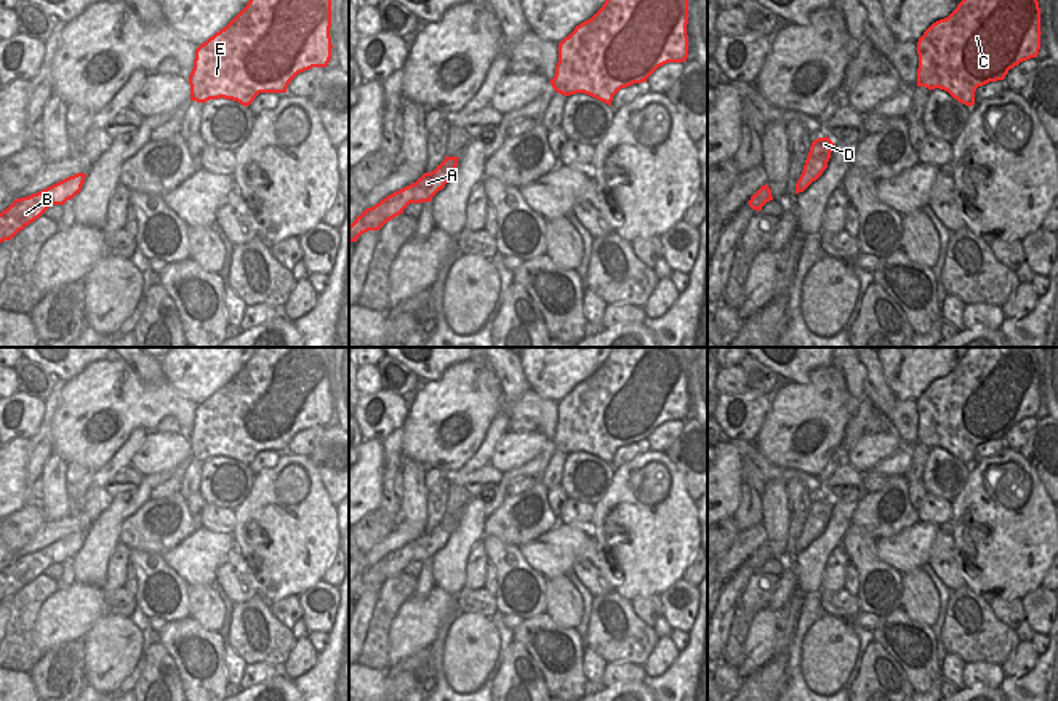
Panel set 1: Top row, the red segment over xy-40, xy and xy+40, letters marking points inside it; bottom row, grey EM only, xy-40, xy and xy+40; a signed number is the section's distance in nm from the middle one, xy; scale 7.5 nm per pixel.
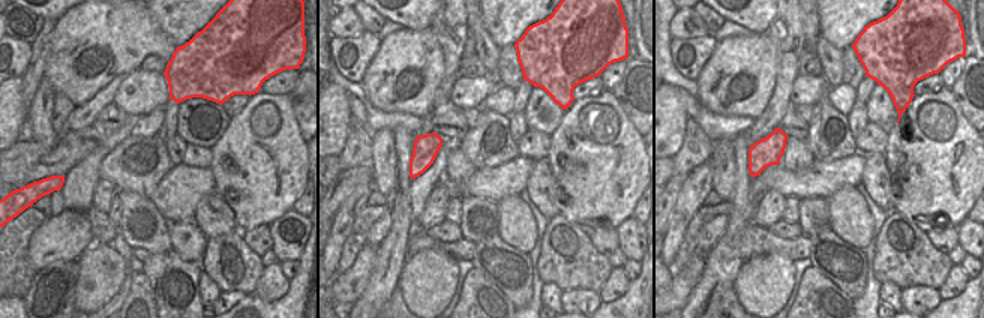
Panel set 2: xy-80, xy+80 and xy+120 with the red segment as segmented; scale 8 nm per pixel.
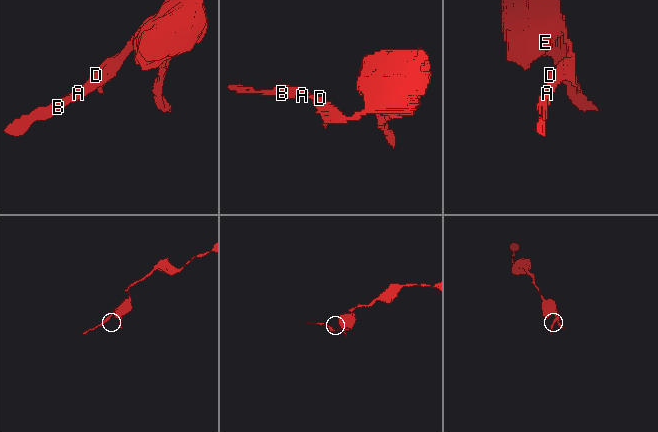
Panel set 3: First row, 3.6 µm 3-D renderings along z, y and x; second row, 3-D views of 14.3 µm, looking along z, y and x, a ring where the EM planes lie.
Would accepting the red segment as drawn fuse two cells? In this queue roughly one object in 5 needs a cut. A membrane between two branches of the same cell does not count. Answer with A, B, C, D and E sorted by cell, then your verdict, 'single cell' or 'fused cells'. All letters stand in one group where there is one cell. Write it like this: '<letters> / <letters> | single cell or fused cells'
A B C D E | single cell

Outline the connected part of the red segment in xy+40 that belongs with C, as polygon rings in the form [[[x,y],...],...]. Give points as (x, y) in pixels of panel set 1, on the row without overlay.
[[[968,347],[957,367],[919,397],[917,445],[944,448],[972,466],[978,445],[1004,439],[1010,427],[1037,416],[1040,392],[1040,367],[1032,347]]]

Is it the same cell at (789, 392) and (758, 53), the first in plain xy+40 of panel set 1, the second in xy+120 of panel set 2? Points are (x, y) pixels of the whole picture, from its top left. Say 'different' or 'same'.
same

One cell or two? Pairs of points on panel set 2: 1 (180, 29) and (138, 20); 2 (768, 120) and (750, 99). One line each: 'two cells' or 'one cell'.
1: two cells
2: two cells

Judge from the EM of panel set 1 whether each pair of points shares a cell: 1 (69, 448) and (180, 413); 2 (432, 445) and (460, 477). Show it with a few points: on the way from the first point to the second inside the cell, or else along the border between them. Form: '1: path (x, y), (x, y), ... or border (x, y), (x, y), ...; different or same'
1: path (96, 445), (117, 437), (141, 412), (152, 412); same
2: border (480, 444), (453, 472); different

